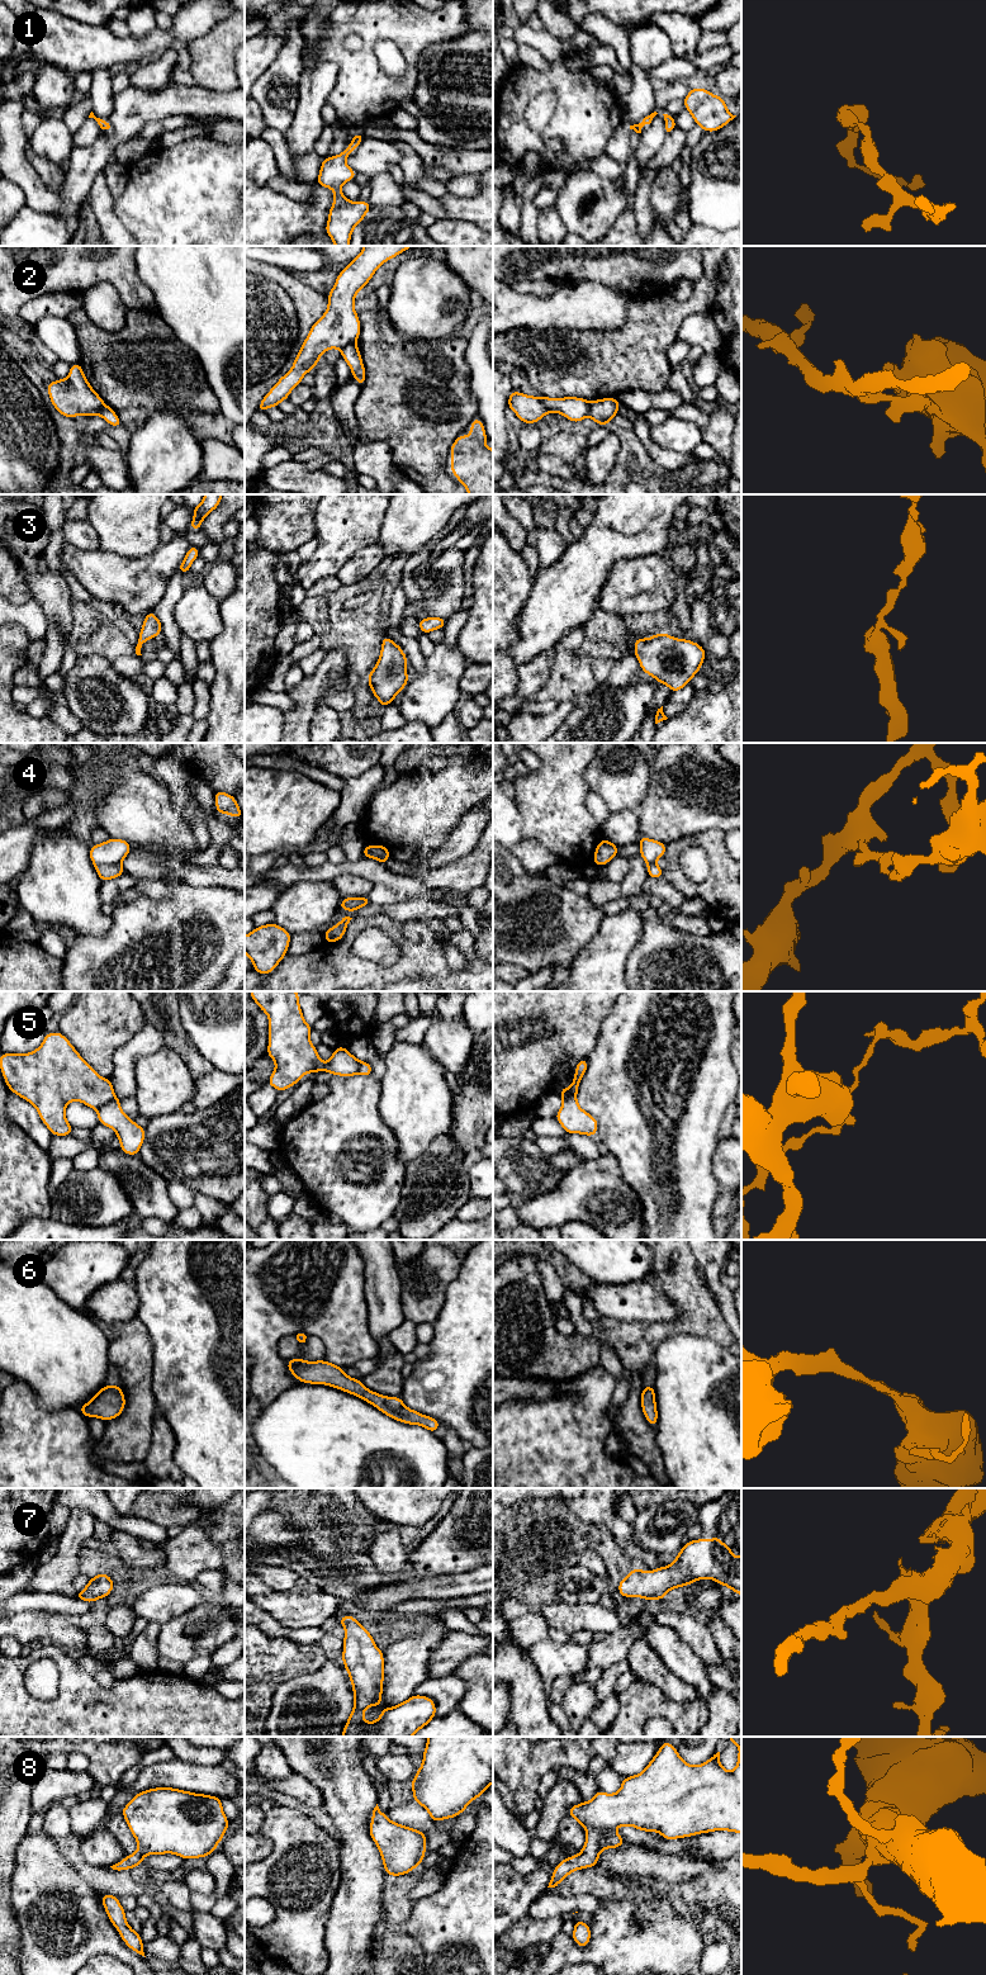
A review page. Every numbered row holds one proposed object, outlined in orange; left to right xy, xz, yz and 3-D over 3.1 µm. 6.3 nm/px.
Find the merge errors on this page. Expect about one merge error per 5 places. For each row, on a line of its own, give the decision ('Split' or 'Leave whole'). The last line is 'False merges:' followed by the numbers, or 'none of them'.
1: Leave whole
2: Split
3: Leave whole
4: Split
5: Split
6: Leave whole
7: Leave whole
8: Leave whole
False merges: 2, 4, 5

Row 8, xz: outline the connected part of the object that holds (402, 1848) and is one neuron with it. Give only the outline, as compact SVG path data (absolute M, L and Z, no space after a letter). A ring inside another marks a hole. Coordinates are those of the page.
M378 1804L371 1819L369 1834L380 1852L387 1875L402 1876L422 1865L426 1855L426 1833L392 1822L380 1811Z

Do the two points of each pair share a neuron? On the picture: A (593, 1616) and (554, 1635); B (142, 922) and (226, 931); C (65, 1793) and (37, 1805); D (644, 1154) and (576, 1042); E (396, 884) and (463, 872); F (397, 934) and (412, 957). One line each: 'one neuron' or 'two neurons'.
A: two neurons
B: one neuron
C: one neuron
D: two neurons
E: two neurons
F: one neuron

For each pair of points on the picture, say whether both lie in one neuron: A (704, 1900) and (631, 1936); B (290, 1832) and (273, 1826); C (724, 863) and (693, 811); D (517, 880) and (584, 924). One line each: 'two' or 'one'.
A: two
B: one
C: two
D: one

